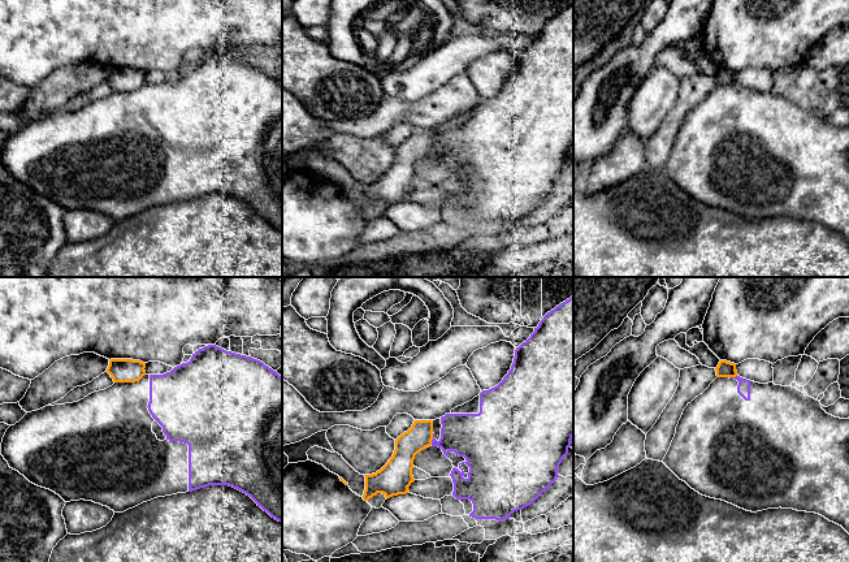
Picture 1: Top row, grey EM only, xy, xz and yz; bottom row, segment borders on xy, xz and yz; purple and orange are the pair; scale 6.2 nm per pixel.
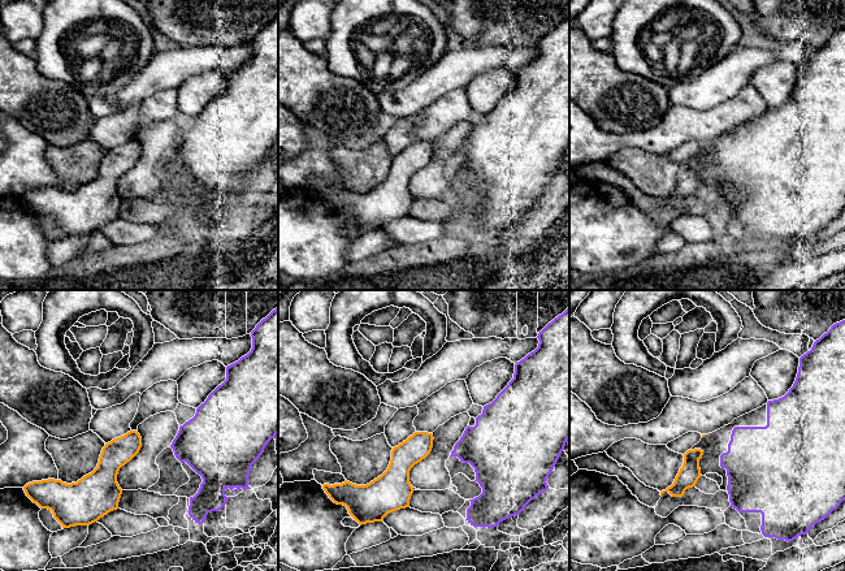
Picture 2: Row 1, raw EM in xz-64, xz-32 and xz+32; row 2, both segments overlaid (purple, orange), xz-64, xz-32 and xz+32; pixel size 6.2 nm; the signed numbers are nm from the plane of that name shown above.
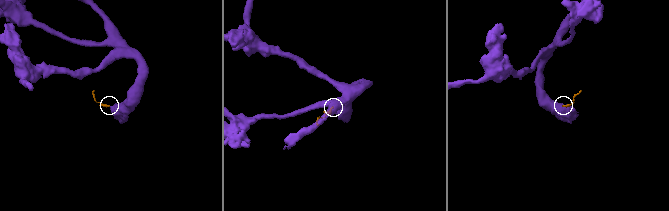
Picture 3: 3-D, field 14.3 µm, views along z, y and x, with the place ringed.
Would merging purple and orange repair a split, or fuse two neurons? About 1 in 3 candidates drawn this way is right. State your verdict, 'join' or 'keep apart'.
keep apart

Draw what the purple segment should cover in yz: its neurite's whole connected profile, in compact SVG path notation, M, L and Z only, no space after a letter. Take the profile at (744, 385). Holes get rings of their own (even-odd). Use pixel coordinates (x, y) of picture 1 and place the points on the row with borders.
M740 376L716 377L702 394L684 408L663 463L680 480L702 496L725 501L751 513L779 507L815 513L841 526L849 533L849 419L840 419L827 414L819 401L796 388L775 385L774 382L759 384Z

